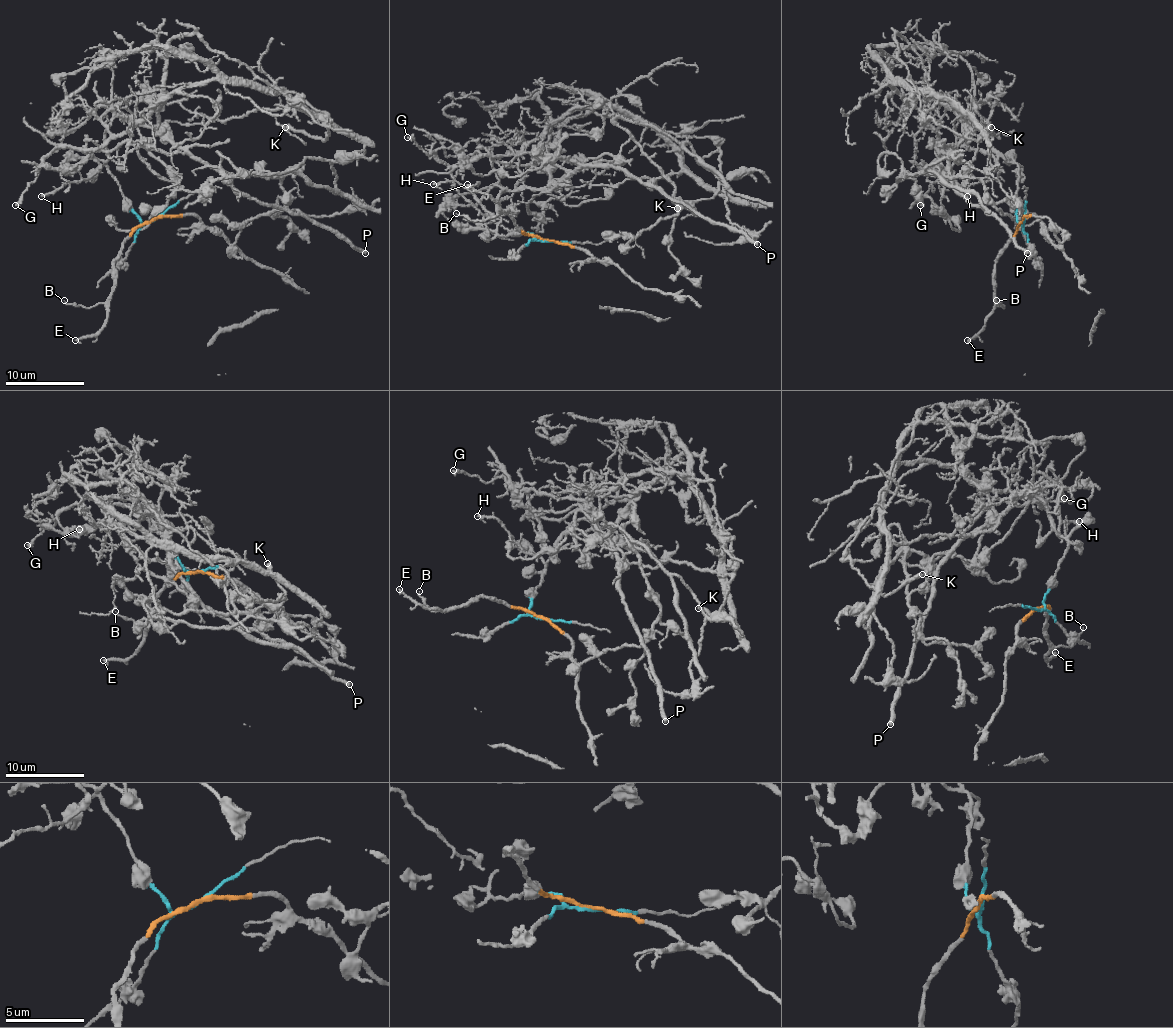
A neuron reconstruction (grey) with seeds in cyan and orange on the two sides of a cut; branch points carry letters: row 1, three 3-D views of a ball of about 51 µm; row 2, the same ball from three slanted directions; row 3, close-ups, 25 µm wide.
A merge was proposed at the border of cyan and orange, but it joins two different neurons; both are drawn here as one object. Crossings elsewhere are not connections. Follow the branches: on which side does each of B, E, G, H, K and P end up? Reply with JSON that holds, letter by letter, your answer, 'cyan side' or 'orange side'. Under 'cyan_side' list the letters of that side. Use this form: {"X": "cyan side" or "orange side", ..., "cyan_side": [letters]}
{"B": "orange side", "E": "orange side", "G": "cyan side", "H": "cyan side", "K": "cyan side", "P": "cyan side", "cyan_side": ["G", "H", "K", "P"]}

